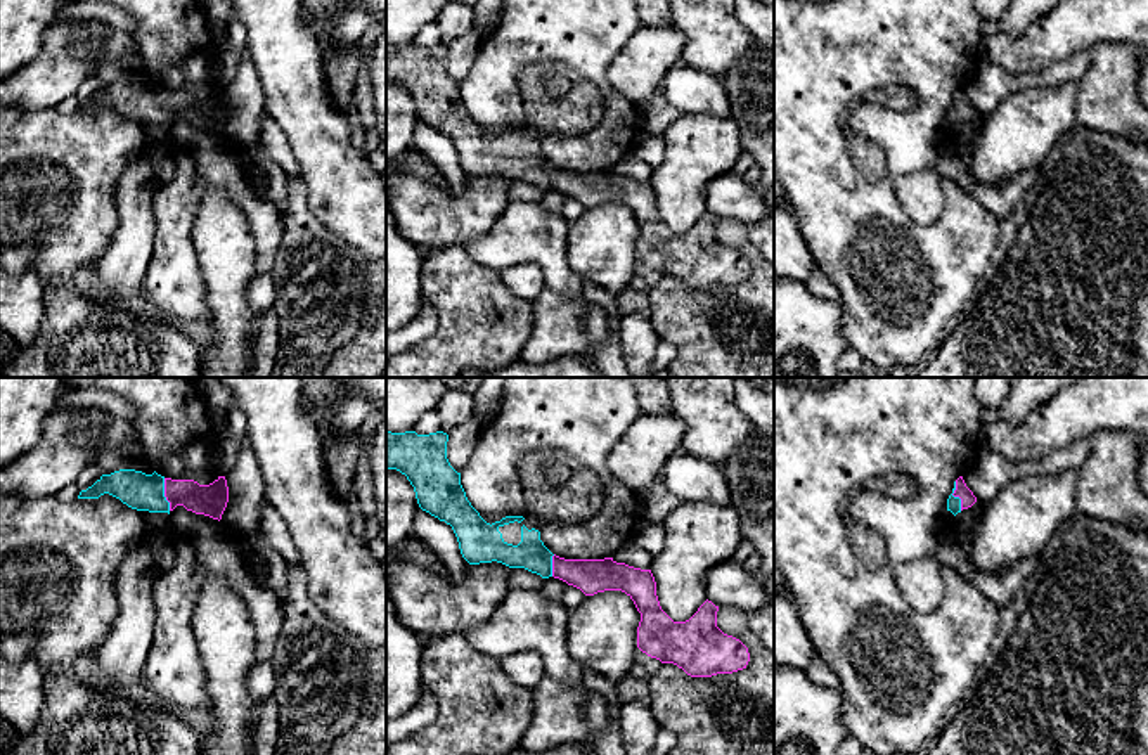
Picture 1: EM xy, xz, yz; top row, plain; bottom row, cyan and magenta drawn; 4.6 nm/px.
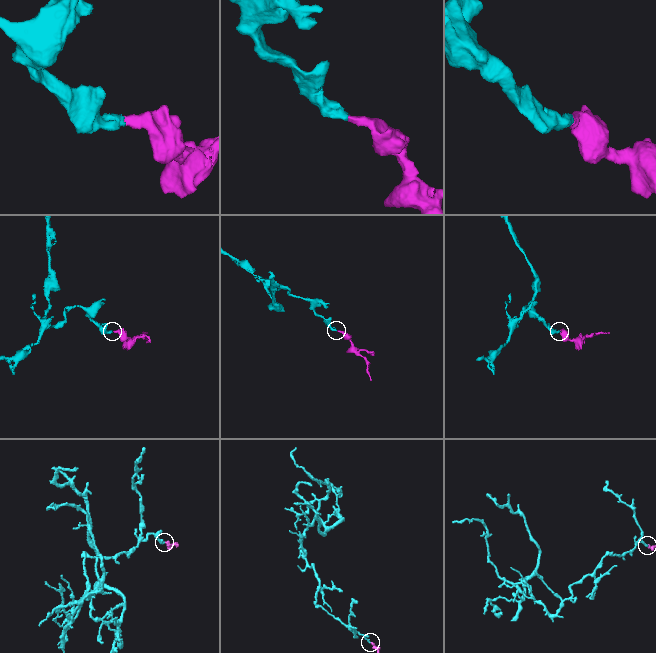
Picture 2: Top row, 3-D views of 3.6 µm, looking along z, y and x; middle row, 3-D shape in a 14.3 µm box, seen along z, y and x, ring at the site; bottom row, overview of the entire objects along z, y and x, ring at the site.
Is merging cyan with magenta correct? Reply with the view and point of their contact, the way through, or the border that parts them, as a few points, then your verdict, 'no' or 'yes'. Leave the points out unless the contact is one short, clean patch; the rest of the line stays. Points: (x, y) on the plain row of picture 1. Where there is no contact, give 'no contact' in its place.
contact xy (163, 106); yes

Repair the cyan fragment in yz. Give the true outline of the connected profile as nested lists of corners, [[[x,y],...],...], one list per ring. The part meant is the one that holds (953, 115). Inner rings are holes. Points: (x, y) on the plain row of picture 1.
[[[959,88],[954,94],[952,106],[947,111],[947,123],[951,123],[954,128],[961,125],[963,121],[971,119],[977,114],[977,109],[973,104],[966,99],[963,88]]]

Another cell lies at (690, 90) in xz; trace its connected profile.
[[[684,62],[667,73],[661,94],[682,114],[731,116],[724,81]]]

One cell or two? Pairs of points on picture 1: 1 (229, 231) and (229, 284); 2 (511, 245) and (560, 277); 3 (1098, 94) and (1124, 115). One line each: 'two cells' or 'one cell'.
1: one cell
2: one cell
3: one cell

